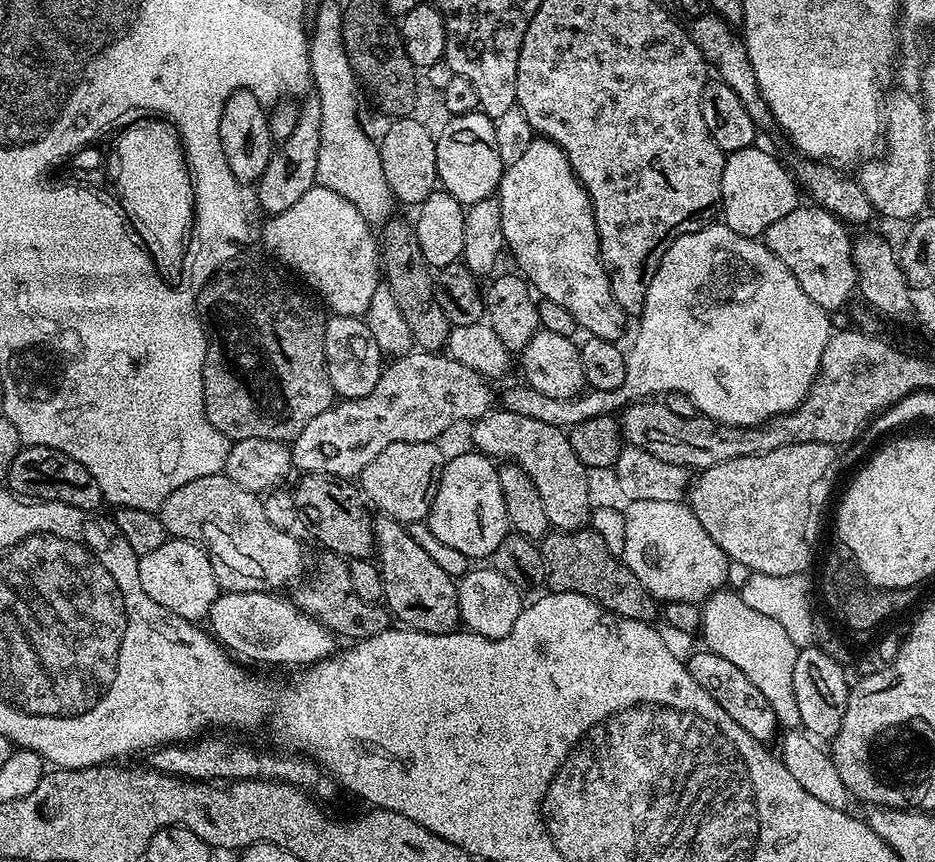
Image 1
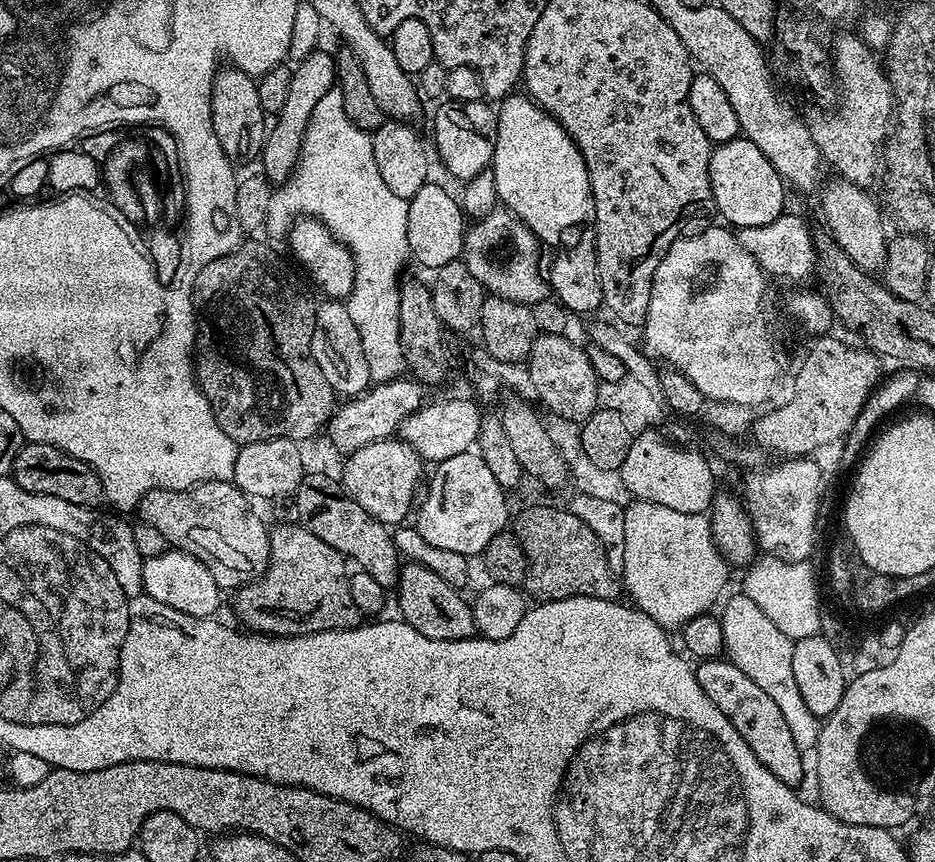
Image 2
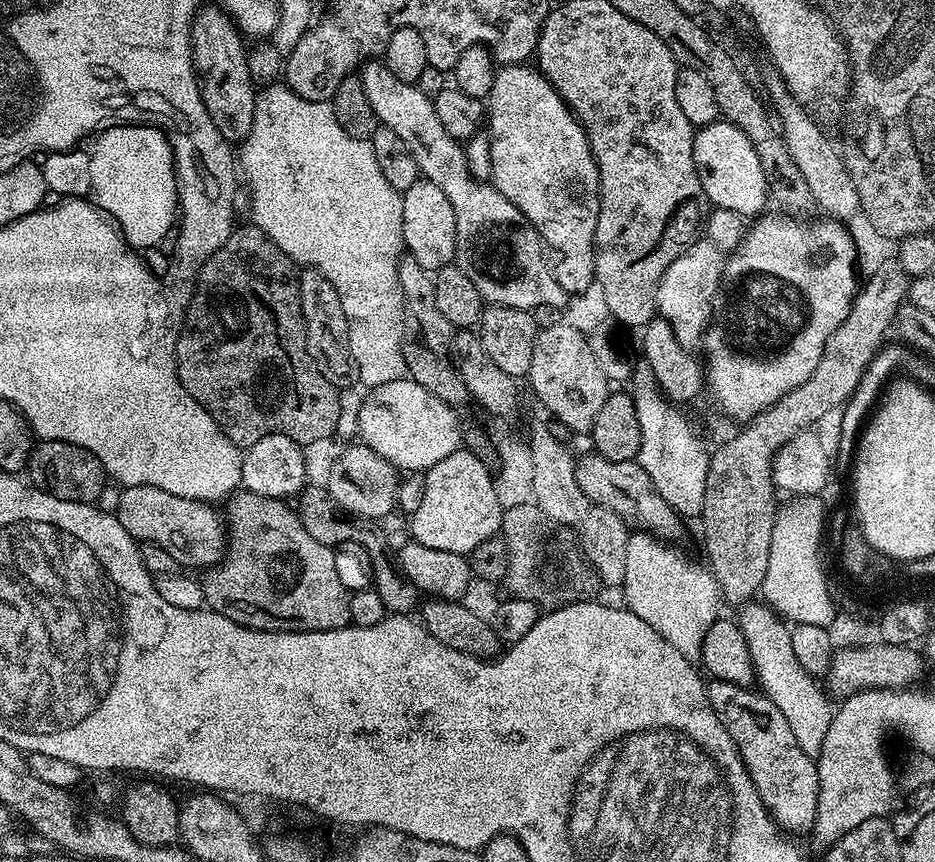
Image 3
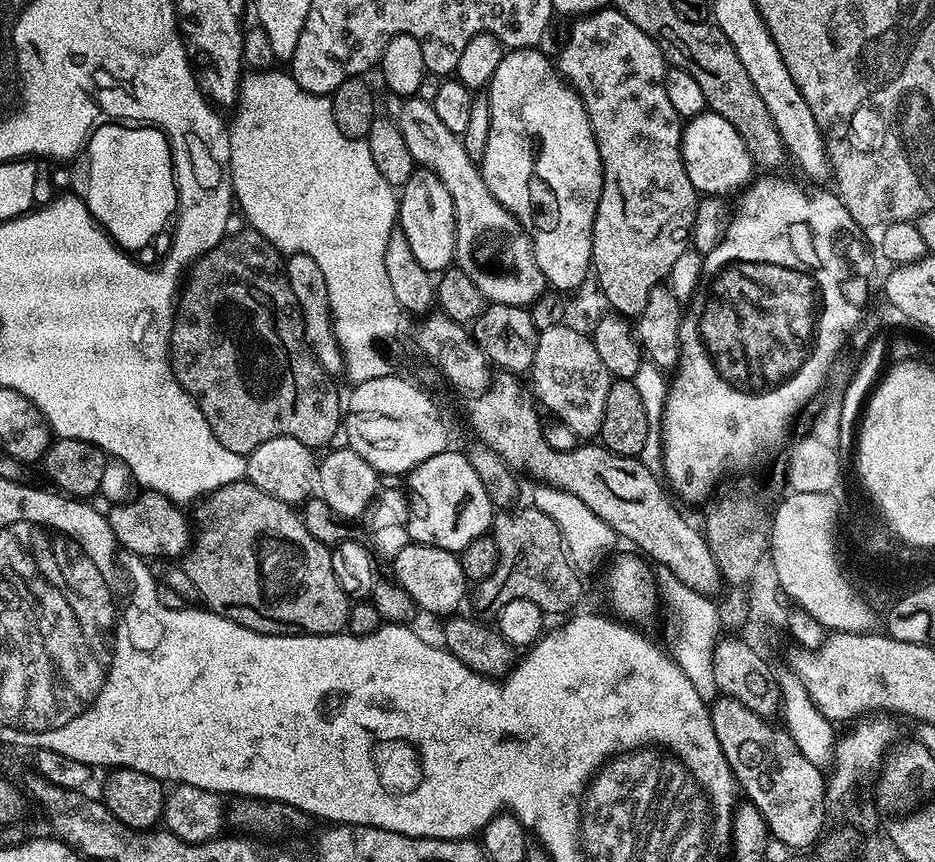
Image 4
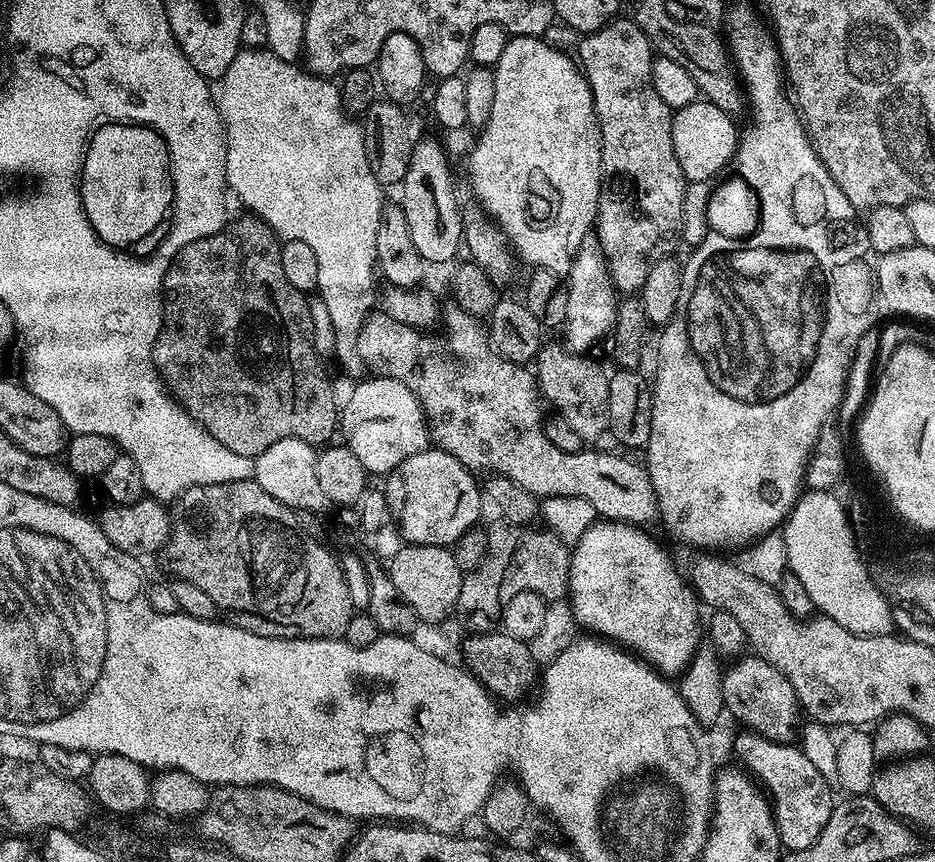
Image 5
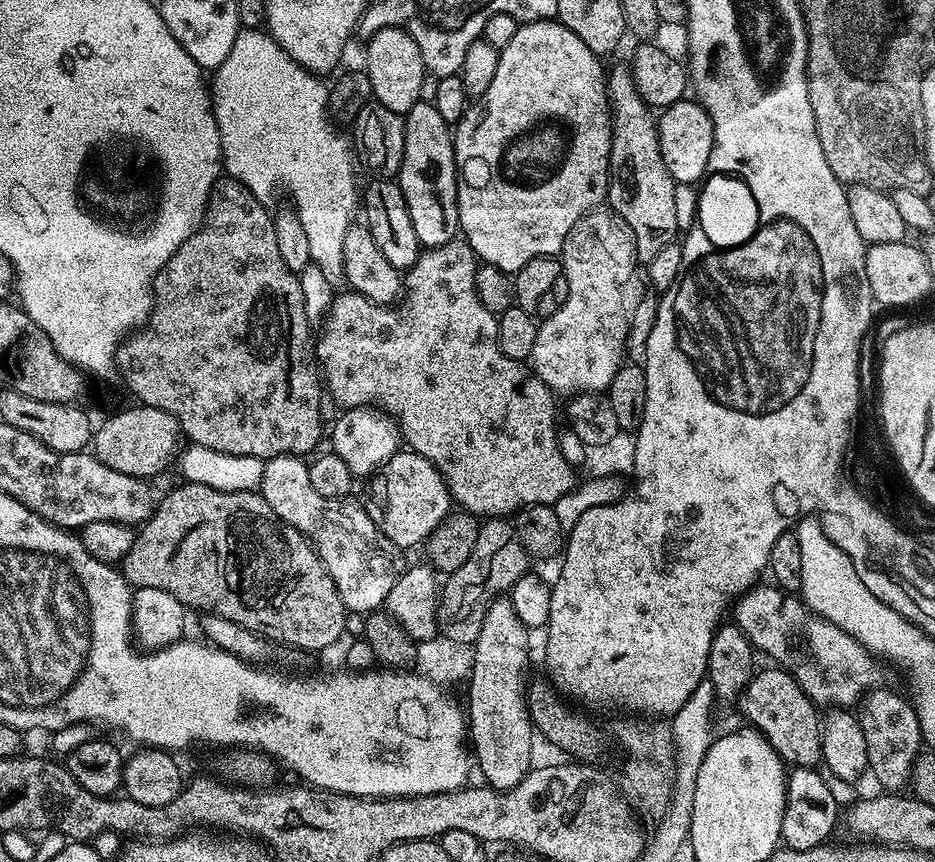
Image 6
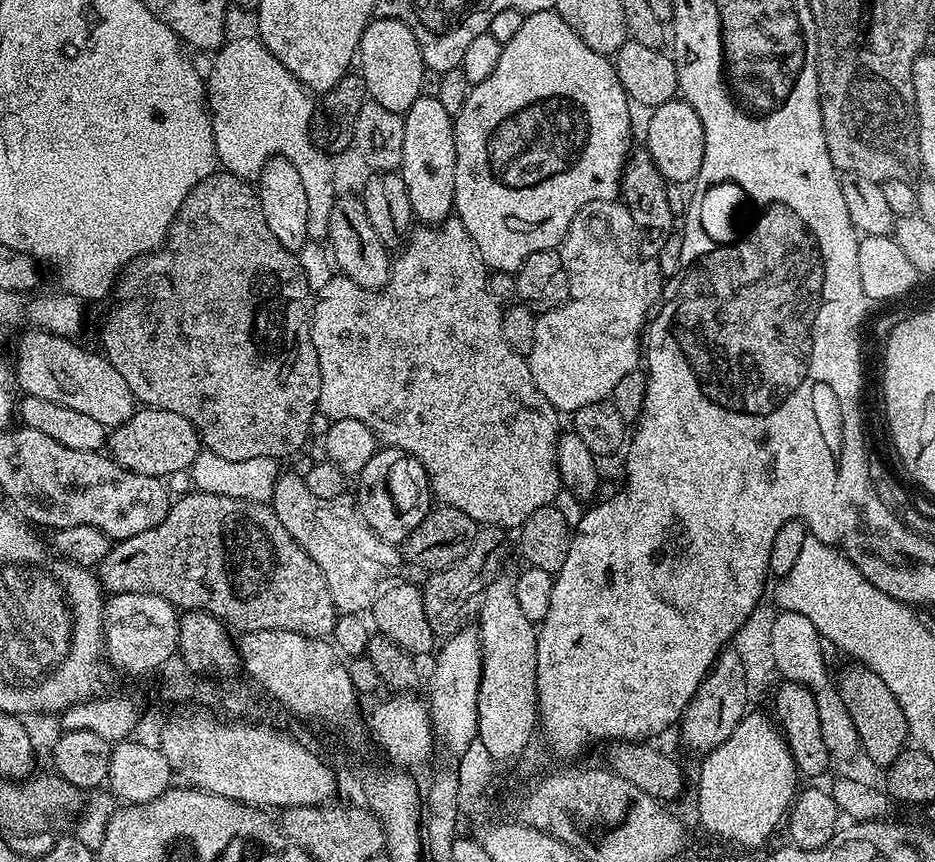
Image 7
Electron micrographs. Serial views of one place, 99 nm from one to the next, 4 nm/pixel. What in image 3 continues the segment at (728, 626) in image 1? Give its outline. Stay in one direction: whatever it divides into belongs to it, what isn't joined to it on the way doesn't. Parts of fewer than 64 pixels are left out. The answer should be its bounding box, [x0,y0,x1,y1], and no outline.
[739,602,834,758]

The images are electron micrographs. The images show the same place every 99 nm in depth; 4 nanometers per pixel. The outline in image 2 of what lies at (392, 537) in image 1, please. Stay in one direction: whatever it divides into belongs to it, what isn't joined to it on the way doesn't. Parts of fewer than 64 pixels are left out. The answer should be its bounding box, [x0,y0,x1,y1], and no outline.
[394,563,477,640]

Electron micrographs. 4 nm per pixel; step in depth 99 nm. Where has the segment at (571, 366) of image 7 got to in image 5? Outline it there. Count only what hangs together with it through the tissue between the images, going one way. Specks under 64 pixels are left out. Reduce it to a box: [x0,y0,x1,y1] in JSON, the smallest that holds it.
[562,234,618,354]

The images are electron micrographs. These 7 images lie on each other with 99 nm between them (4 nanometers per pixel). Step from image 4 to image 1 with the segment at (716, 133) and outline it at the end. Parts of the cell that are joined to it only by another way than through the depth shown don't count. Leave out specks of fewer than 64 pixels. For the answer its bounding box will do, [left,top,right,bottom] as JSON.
[719,146,798,237]

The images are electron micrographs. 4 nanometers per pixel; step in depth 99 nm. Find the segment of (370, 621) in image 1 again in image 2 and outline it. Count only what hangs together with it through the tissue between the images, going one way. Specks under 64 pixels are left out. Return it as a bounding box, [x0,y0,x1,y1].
[235,522,362,636]

